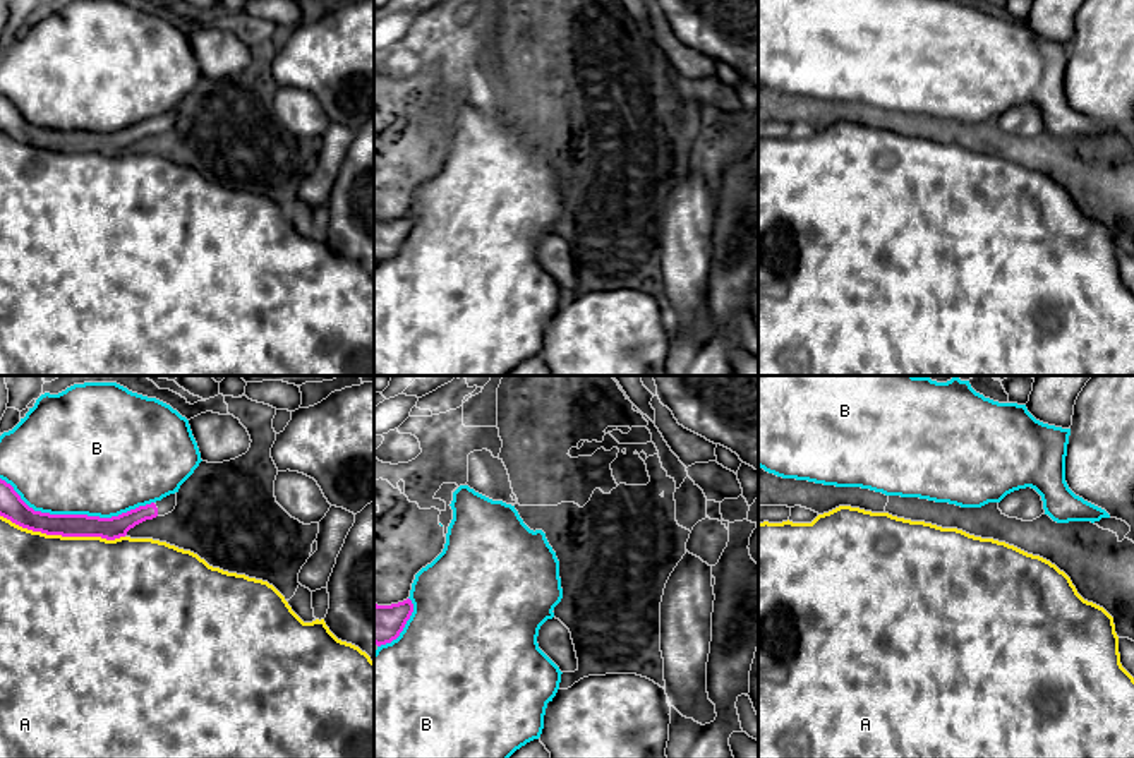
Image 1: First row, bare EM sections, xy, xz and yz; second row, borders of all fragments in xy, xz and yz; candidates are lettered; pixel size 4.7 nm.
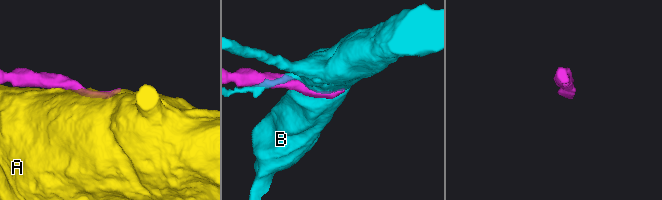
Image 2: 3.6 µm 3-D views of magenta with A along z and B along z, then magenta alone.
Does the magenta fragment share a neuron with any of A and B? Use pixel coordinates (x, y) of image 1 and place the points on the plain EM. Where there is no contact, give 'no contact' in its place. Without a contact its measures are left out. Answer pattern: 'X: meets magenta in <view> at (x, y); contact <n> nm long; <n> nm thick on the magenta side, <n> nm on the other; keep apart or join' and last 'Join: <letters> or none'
A: meets magenta in xy at (62, 151); contact 600 nm long; 110 nm thick on the magenta side, 500 nm on the other; keep apart
B: meets magenta in xy at (76, 131); contact 750 nm long; 110 nm thick on the magenta side, 500 nm on the other; keep apart
Join: none

